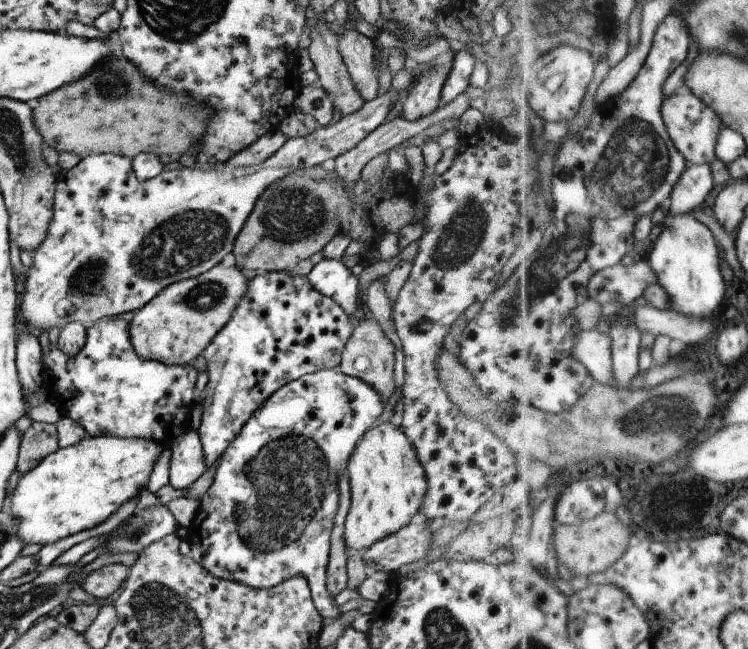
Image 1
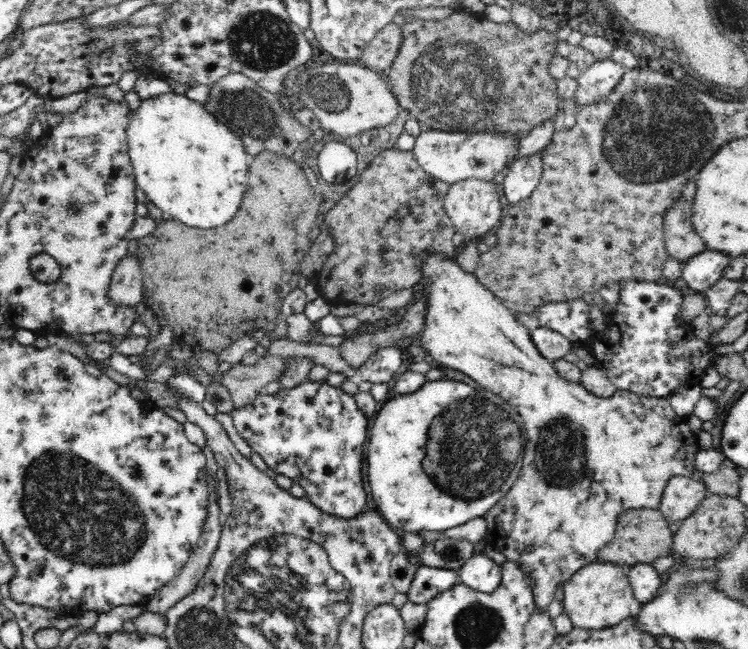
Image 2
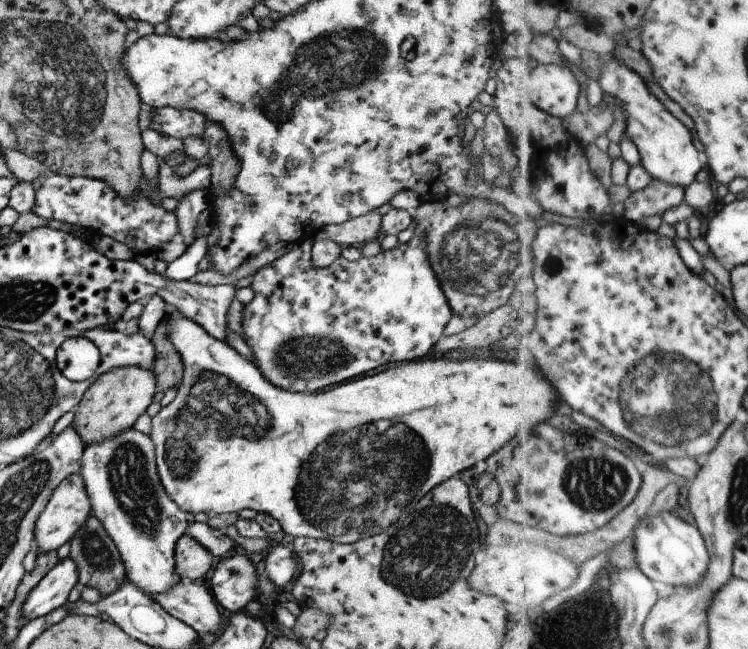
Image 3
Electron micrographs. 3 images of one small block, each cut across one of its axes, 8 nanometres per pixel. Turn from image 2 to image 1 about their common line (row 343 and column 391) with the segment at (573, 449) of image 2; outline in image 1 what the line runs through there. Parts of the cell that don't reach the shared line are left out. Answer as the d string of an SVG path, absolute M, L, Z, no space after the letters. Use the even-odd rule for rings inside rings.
M386 421L368 430L355 447L347 470L352 499L343 538L351 553L372 547L418 518L427 490L426 476L416 450L400 427Z

